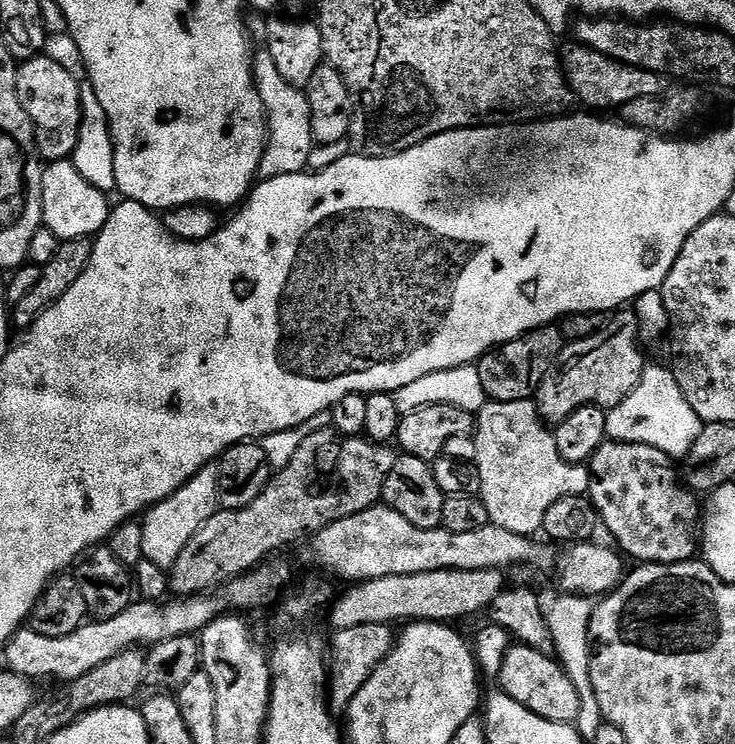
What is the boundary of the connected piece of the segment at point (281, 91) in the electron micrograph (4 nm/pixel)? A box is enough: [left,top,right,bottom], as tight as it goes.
[254,50,314,179]

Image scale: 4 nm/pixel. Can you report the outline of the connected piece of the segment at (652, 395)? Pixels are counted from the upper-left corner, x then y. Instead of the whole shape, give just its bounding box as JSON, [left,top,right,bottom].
[607,367,702,458]

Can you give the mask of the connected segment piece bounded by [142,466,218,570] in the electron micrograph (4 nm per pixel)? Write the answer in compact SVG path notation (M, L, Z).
M209 466L204 468L190 482L186 482L177 492L170 494L162 502L151 505L142 516L142 554L145 560L154 562L154 566L160 566L170 570L174 562L178 562L178 554L186 550L190 538L210 522L210 518L218 511L216 499L216 469Z

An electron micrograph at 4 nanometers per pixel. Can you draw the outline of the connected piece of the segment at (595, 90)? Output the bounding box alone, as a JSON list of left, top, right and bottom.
[560,43,669,110]

